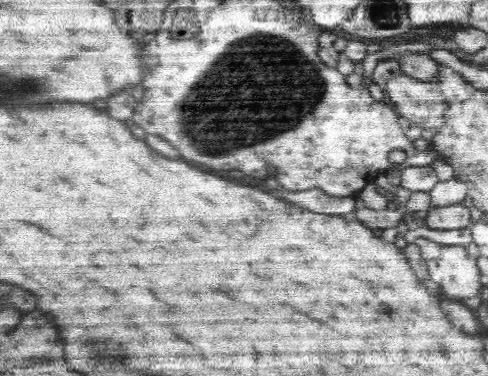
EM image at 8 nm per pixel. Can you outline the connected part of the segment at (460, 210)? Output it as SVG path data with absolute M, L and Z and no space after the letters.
M465 202L450 204L444 207L434 207L424 218L425 224L434 230L460 229L470 227L471 216Z

